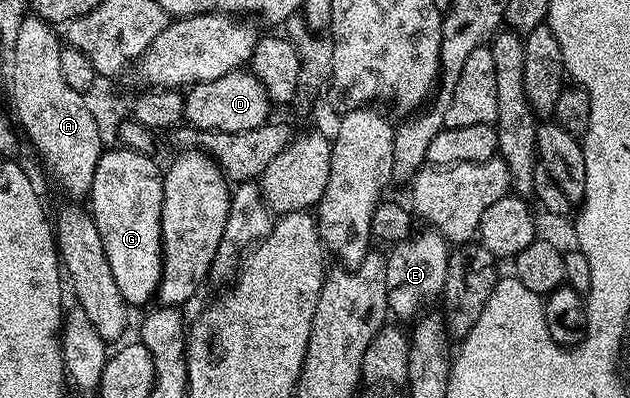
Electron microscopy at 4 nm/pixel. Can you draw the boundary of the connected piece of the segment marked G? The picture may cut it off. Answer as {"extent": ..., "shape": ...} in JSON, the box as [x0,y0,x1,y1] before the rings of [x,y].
{"extent":[87,147,164,307],"shape":[[[114,147],[102,152],[95,167],[95,179],[89,188],[87,208],[93,214],[93,222],[103,239],[103,251],[107,251],[107,264],[115,275],[115,283],[123,299],[131,307],[148,306],[154,300],[160,287],[161,279],[161,216],[163,215],[164,179],[163,169],[157,166],[148,153],[137,153],[134,150]]]}

